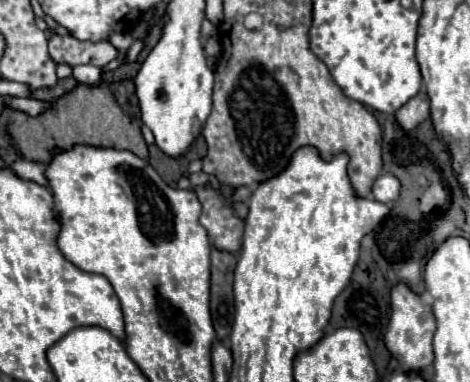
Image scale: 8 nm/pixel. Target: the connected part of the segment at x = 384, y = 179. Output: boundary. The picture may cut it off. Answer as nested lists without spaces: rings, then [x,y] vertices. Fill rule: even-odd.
[[[390,173],[380,175],[372,187],[372,193],[374,199],[380,203],[394,203],[400,195],[400,181]]]

